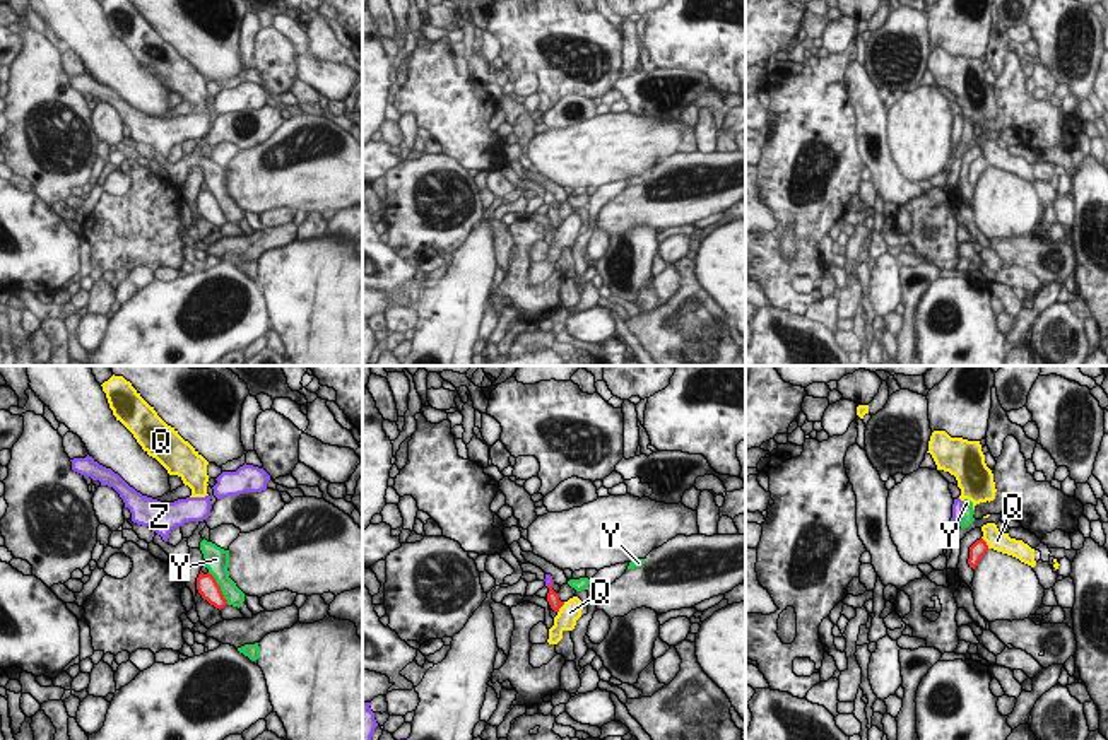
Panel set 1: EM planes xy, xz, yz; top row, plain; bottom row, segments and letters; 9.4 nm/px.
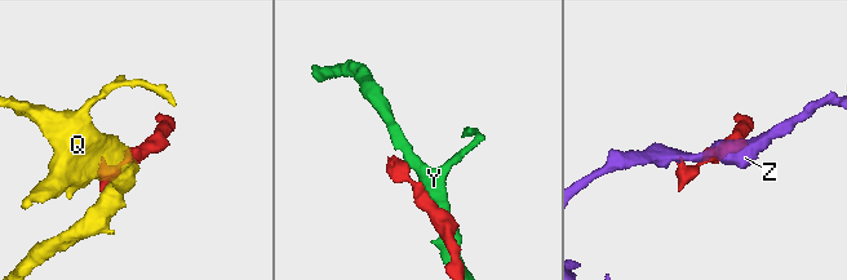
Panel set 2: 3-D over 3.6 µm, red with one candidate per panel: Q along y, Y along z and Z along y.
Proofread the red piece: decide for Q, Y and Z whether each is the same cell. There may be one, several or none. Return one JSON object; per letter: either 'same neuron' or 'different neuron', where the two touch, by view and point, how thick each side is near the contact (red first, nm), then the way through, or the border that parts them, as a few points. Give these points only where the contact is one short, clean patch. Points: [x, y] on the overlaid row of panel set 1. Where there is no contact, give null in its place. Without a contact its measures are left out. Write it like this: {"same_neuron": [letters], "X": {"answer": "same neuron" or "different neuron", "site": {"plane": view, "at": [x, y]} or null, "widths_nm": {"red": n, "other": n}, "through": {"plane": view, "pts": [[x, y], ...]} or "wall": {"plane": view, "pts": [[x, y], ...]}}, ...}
{"same_neuron": ["Z"], "Q": {"answer": "different neuron", "site": {"plane": "xz", "at": [561, 605]}, "widths_nm": {"red": 120, "other": 200}, "wall": {"plane": "xz", "pts": [[565, 602], [558, 612]]}}, "Y": {"answer": "different neuron", "site": {"plane": "xy", "at": [219, 588]}, "widths_nm": {"red": 200, "other": 220}, "wall": {"plane": "xy", "pts": [[209, 571], [228, 604]]}}, "Z": {"answer": "same neuron", "site": {"plane": "xz", "at": [551, 583]}, "widths_nm": {"red": 120, "other": 70}, "through": {"plane": "xz", "pts": [[553, 597], [551, 583], [548, 580]]}}}

